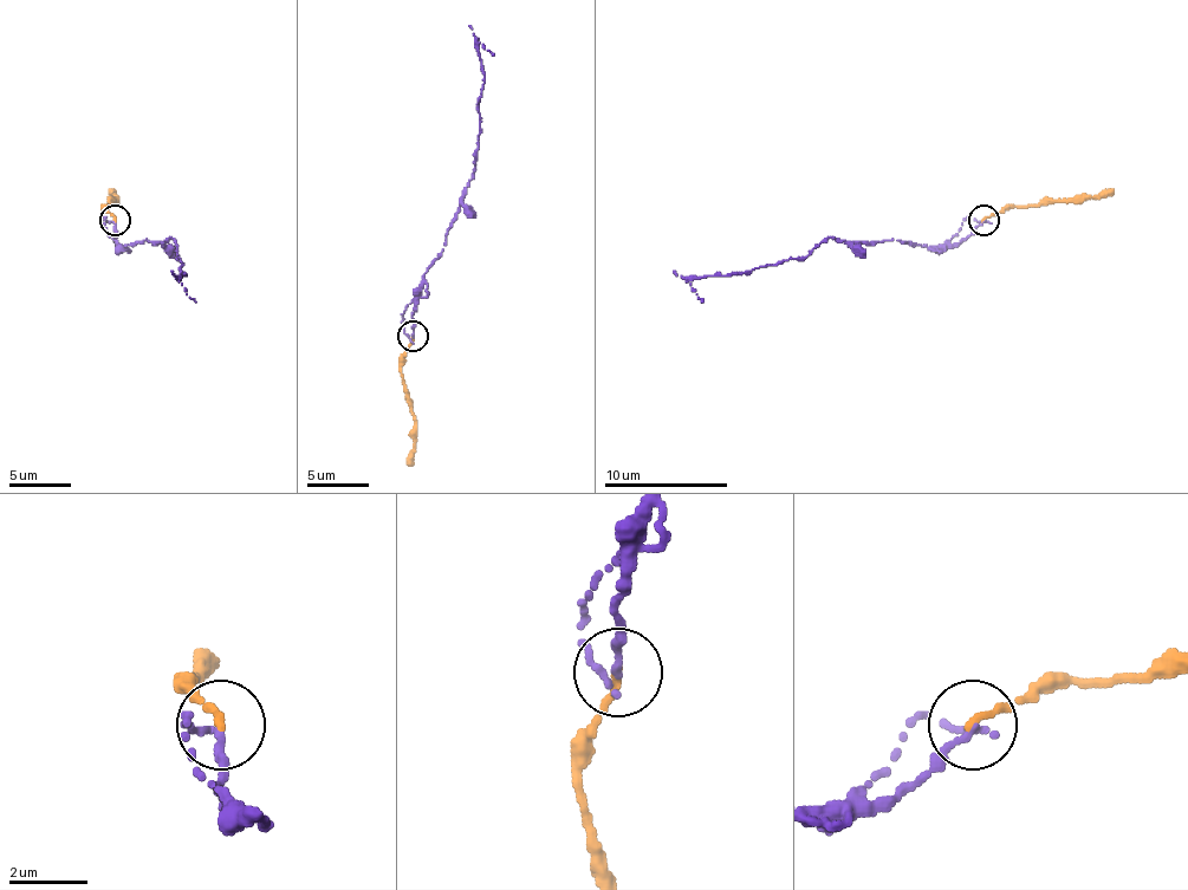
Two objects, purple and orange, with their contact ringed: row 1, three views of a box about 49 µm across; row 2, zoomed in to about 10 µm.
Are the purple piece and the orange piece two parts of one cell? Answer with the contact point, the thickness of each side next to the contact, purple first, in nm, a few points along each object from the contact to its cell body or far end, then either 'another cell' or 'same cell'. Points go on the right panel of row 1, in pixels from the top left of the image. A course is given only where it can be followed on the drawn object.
(984, 220) | 180/220 nm | purple via (982, 221), (965, 239), (936, 246), (835, 239), (804, 258), (729, 277), (695, 277), (689, 285), (702, 300) | orange via (982, 221), (1007, 208), (1103, 196), (1112, 190) | same cell

